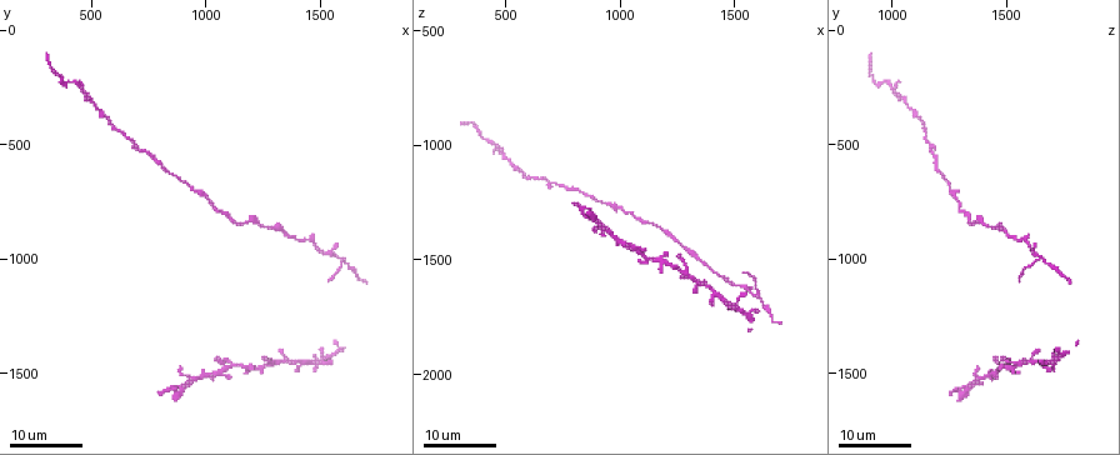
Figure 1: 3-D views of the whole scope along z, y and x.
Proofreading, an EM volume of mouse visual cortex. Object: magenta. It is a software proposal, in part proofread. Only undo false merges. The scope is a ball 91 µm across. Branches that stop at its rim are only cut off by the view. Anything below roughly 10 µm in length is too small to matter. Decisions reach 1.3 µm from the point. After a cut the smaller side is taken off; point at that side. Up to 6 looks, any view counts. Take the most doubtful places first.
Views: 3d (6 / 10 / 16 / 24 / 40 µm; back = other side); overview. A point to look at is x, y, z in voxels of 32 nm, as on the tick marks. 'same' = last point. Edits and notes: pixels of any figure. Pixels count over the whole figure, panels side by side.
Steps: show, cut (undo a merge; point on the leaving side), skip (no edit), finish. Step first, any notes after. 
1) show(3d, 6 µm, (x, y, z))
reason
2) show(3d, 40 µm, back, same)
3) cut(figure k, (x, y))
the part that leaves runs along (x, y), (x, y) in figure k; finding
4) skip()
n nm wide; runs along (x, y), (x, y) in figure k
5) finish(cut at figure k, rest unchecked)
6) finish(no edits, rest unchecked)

show(3d, 16 µm, (950, 1520, 1370))
thick turns thin

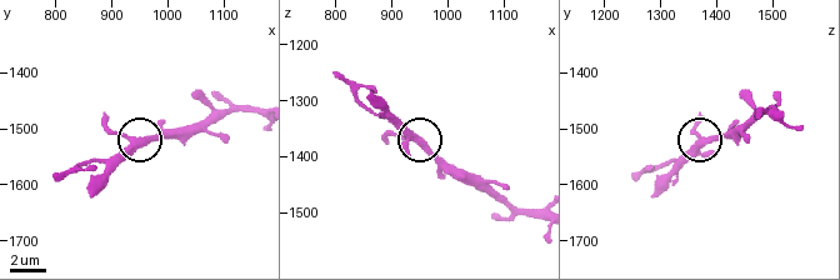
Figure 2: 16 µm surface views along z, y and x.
show(3d, 6 µm, (960, 1525, 1385))

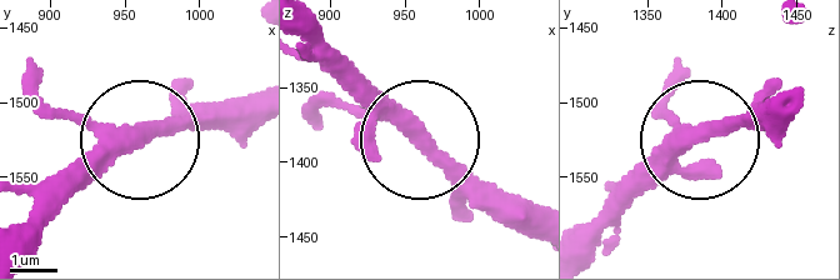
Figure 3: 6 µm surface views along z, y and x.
skip()
300 nm wide; runs along (539, 240), (491, 215), (328, 53) in figure 3; continuous, no second neuron

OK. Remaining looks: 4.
show(3d, 16 µm, (470, 250, 1000))
three-way junction

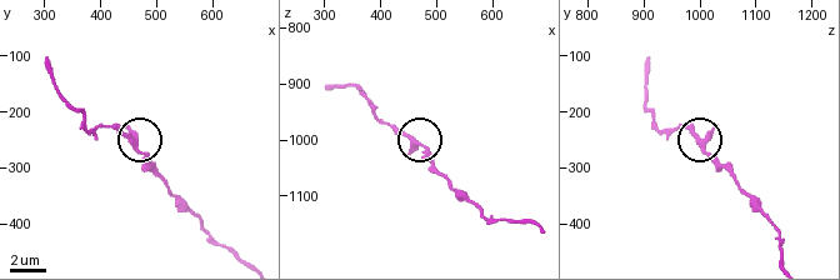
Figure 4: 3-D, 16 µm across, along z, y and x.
show(3d, 10 µm, (455, 250, 1010))

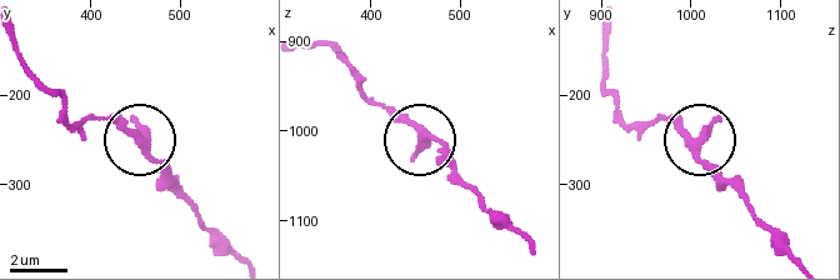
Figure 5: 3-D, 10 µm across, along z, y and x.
skip()
270 nm wide; all the same neuron

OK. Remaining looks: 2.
show(3d, 16 µm, (1580, 1000, 1650))
three arms meet

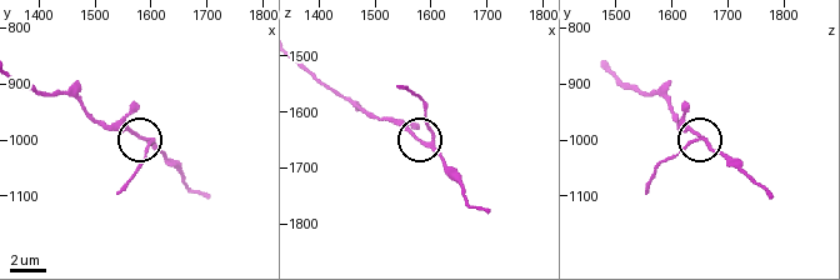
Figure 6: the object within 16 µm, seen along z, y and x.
show(3d, 6 µm, (1575, 995, 1640))
closer look

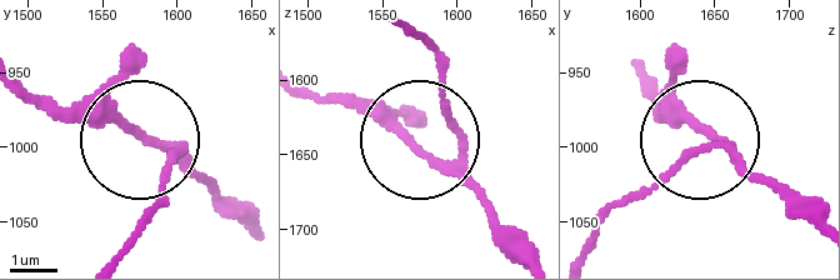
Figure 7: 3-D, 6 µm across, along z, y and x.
skip()
runs along (21, 81), (165, 145), (220, 209) in figure 7; one neuron here

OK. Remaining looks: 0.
finish(no edits, rest unchecked)

